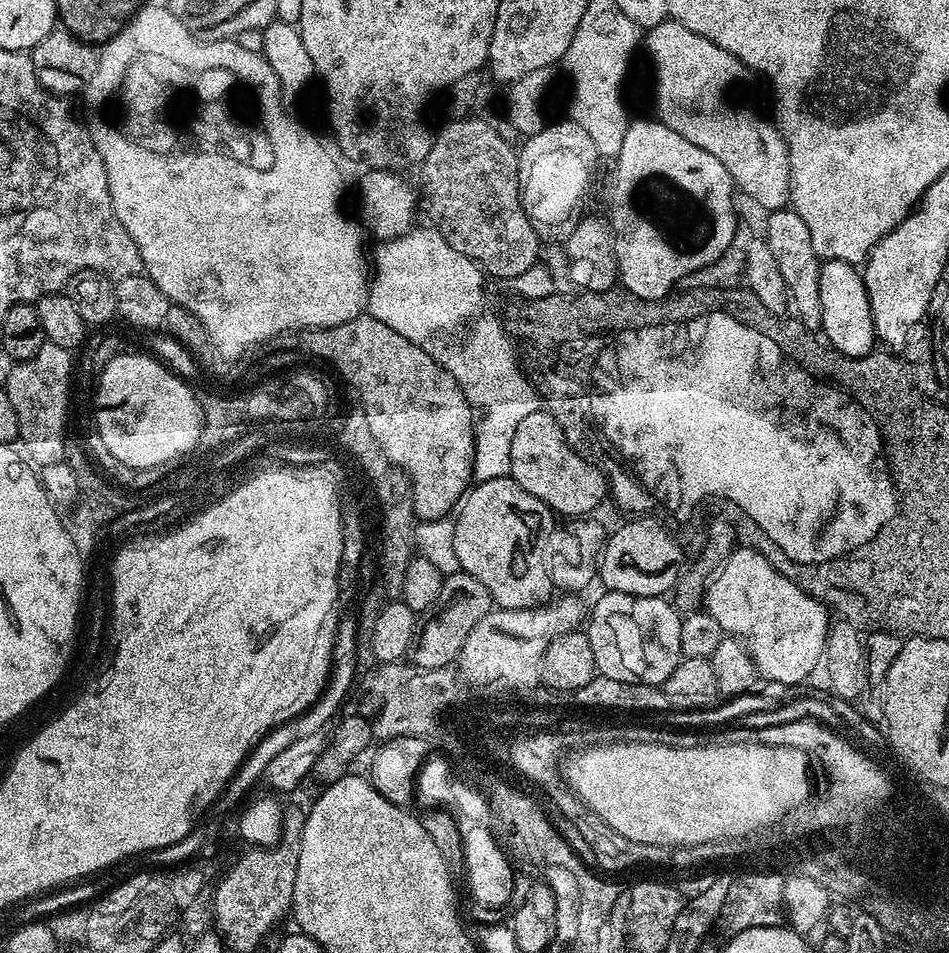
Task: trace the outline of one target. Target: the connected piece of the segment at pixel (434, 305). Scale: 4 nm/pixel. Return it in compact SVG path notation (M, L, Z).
M413 227L411 232L379 245L381 248L376 252L376 260L374 256L374 271L370 276L366 312L378 318L378 322L386 322L390 330L398 330L402 338L410 338L410 342L429 352L458 380L466 398L478 413L472 475L477 481L502 478L512 471L510 446L514 442L514 433L518 431L518 426L522 426L522 418L541 411L541 395L536 391L536 385L528 379L518 359L513 337L509 336L501 317L491 316L484 305L485 273L470 258L458 254L458 250L447 244L435 228L420 227Z

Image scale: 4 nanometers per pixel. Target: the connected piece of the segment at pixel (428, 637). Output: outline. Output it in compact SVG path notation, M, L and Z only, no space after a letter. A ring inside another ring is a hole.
M463 570L445 575L444 596L448 598L450 596L464 597L461 600L454 601L437 620L432 620L425 628L423 625L419 629L418 635L410 649L410 660L413 665L420 669L447 669L451 665L451 660L453 663L459 657L470 630L474 630L474 626L478 626L478 622L482 622L482 618L486 618L486 614L493 611L494 608L492 595L488 593L486 586L482 586L482 582L478 582L468 572Z

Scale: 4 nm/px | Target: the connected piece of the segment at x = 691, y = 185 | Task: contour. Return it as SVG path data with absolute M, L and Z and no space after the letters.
M633 119L629 123L626 130L626 138L622 142L622 150L614 158L616 161L616 185L612 191L612 199L610 201L610 219L612 221L612 234L616 237L616 267L618 269L619 283L627 291L631 292L633 296L637 296L643 300L663 300L673 291L671 288L675 284L679 285L684 277L690 275L691 272L698 271L698 269L712 264L730 246L738 223L738 216L736 216L735 206L732 205L734 185L728 179L726 166L722 166L722 162L718 162L718 158L714 158L714 154L710 154L706 150L694 146L694 142L682 138L682 134L678 134L664 124L661 124L659 119L651 119Z

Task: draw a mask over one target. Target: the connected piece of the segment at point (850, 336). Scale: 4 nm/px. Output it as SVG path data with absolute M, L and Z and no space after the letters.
M841 260L823 261L820 266L818 290L822 298L820 327L823 339L844 356L869 356L877 347L878 341L870 310L870 298L866 294L864 277L858 271L857 265Z

